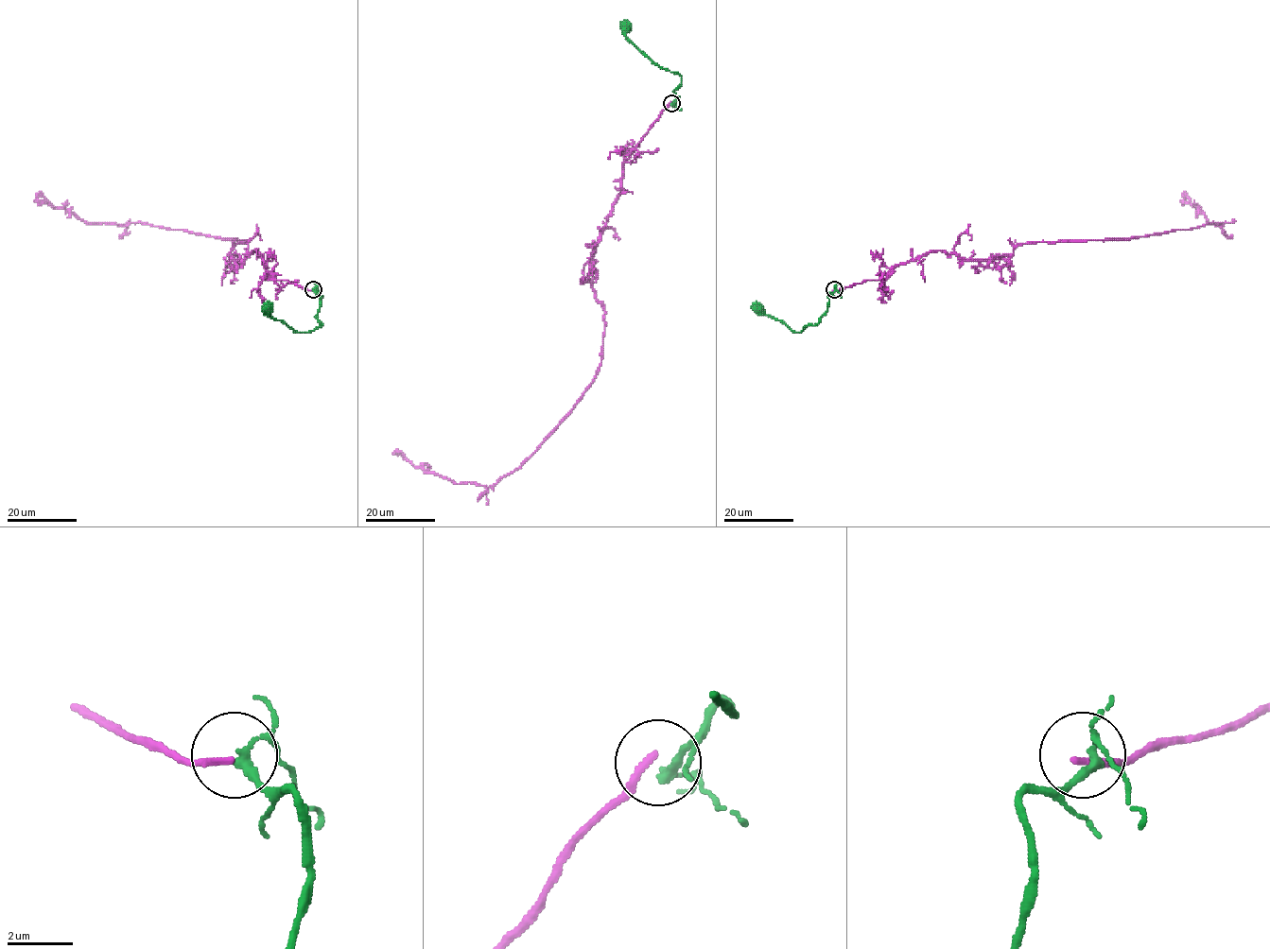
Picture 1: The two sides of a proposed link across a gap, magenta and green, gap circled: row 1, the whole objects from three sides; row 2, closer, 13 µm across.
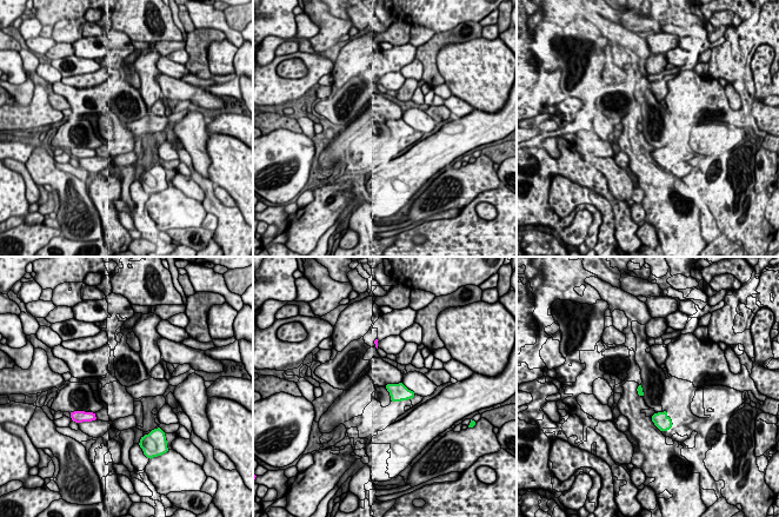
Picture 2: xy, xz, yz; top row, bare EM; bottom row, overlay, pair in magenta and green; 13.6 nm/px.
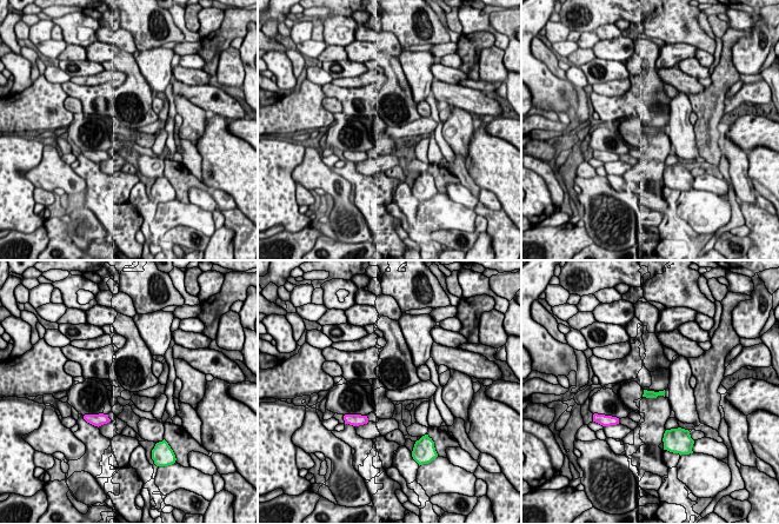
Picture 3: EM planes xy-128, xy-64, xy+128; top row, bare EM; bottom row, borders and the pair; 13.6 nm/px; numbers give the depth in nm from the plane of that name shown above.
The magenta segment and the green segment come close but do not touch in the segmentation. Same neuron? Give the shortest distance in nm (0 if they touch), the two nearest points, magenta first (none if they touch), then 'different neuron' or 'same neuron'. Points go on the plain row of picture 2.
500 nm apart; from magenta across xz (377, 84), (387, 120); same neuron

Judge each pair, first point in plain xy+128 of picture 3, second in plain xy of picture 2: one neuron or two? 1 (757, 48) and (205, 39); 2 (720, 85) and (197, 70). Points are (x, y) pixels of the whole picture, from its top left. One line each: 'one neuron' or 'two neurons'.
1: two neurons
2: one neuron

